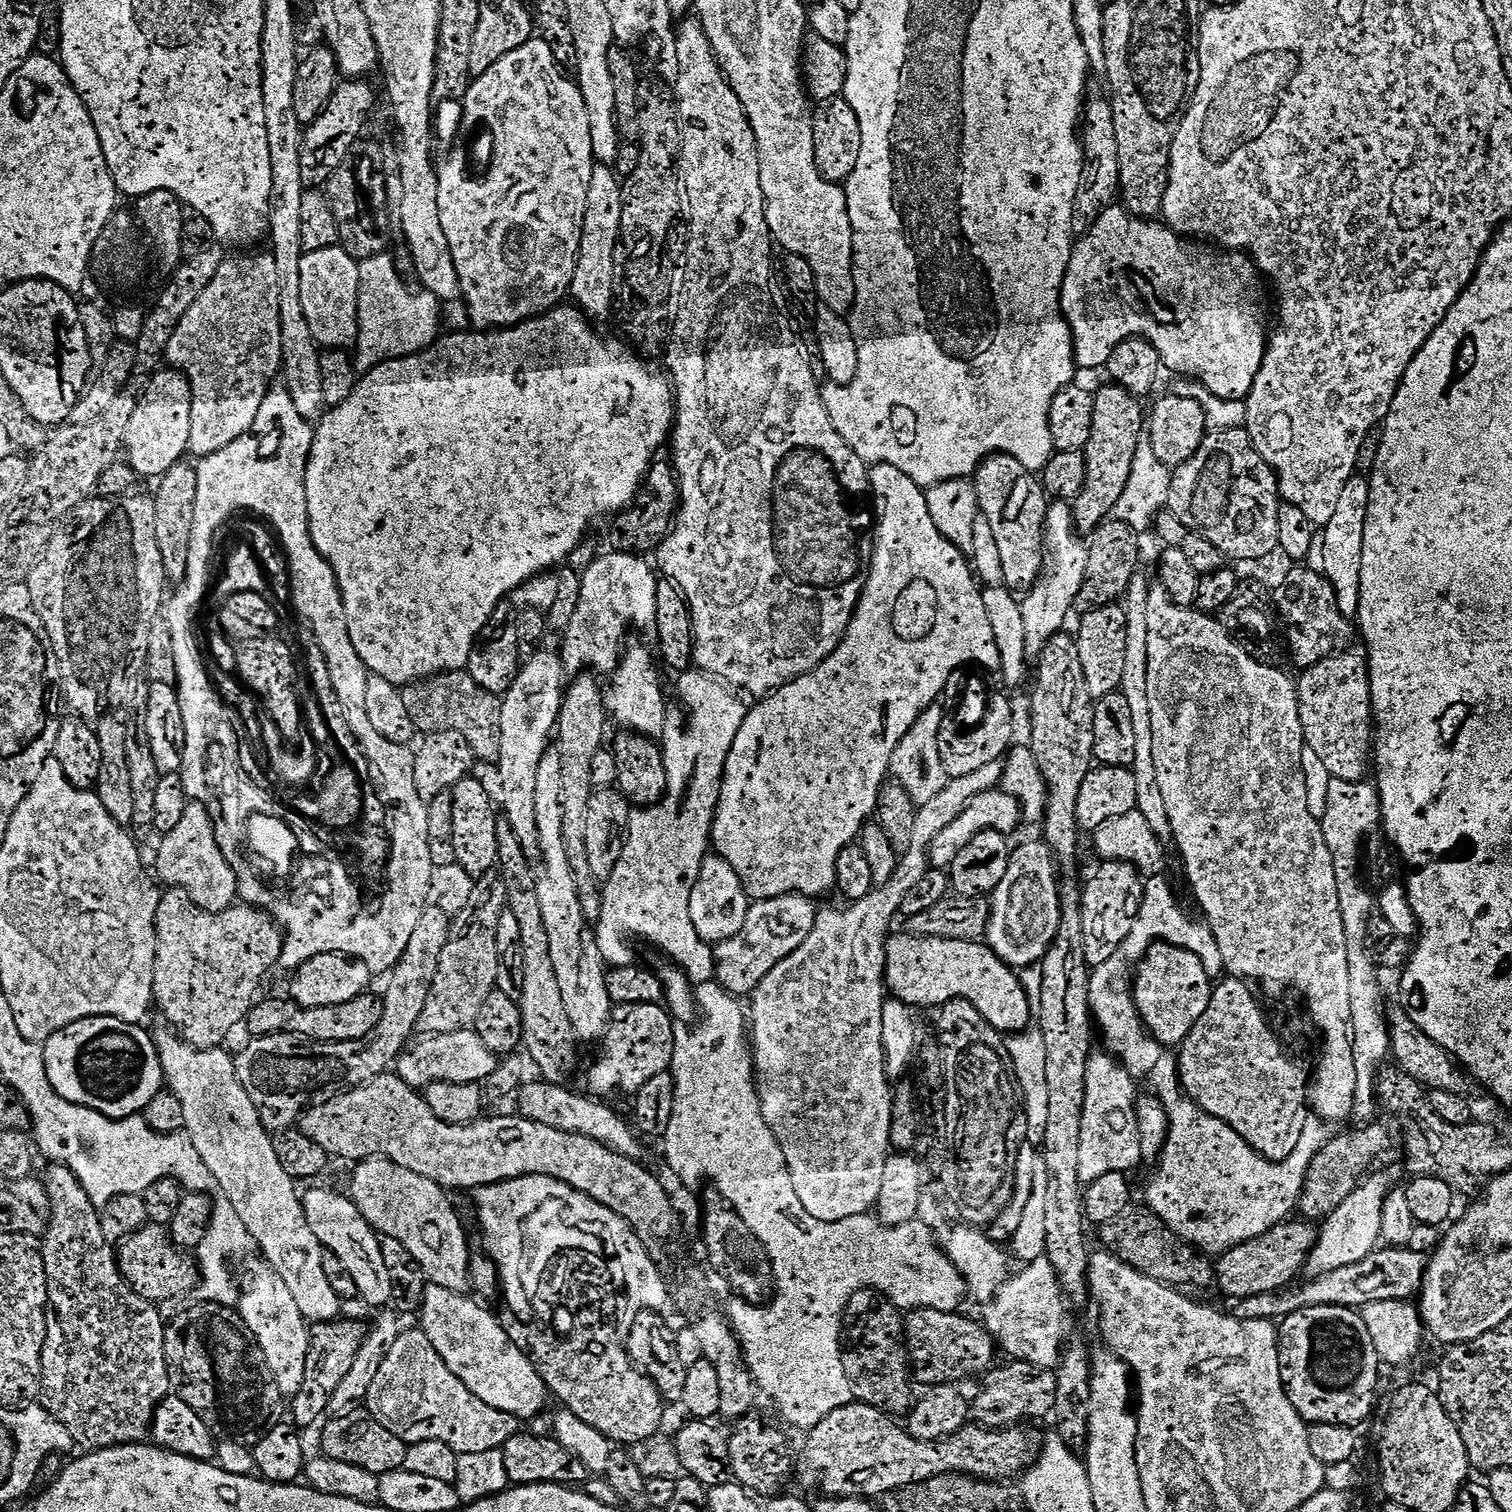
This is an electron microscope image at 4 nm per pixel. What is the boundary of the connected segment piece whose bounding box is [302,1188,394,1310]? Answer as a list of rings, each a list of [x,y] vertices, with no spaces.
[[[312,1188],[307,1193],[306,1191],[303,1193],[302,1196],[302,1203],[304,1205],[304,1213],[306,1214],[306,1222],[310,1226],[310,1230],[313,1232],[313,1234],[316,1236],[316,1243],[320,1245],[321,1249],[327,1250],[328,1248],[330,1251],[333,1252],[331,1254],[334,1257],[334,1260],[336,1263],[340,1264],[341,1267],[344,1268],[345,1272],[354,1280],[357,1286],[357,1290],[359,1292],[359,1299],[364,1299],[366,1303],[373,1304],[375,1307],[374,1309],[380,1310],[385,1307],[389,1302],[387,1302],[388,1299],[393,1299],[394,1296],[394,1285],[392,1282],[392,1274],[388,1270],[388,1264],[386,1261],[384,1261],[384,1255],[382,1254],[382,1250],[380,1249],[380,1245],[382,1243],[381,1237],[377,1235],[377,1233],[372,1231],[372,1228],[370,1225],[367,1224],[367,1222],[362,1218],[362,1214],[358,1211],[356,1208],[356,1204],[347,1196],[339,1196],[336,1192],[327,1192],[324,1188]]]

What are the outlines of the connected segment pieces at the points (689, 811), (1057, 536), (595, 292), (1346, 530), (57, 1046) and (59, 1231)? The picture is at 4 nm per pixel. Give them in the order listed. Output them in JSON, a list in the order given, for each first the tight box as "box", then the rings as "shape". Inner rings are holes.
[{"box":[594,670,742,985],"shape":[[[684,670],[679,673],[680,676],[676,680],[676,692],[680,695],[682,703],[688,707],[688,725],[685,726],[684,732],[680,728],[672,728],[672,726],[665,727],[664,735],[662,737],[662,751],[664,754],[665,766],[665,780],[668,783],[667,794],[660,797],[659,801],[651,806],[636,806],[628,813],[628,831],[624,833],[624,849],[618,858],[618,866],[614,866],[614,870],[610,874],[610,878],[603,881],[602,888],[604,888],[604,901],[600,904],[600,925],[595,925],[594,935],[596,937],[596,945],[600,951],[600,956],[604,959],[605,965],[621,968],[627,964],[633,963],[634,956],[628,949],[628,944],[624,941],[624,936],[641,936],[644,940],[649,940],[652,944],[657,944],[686,975],[692,979],[693,985],[707,984],[713,979],[716,973],[716,959],[714,957],[713,945],[708,941],[703,940],[698,934],[698,930],[694,930],[694,922],[690,922],[690,894],[692,893],[692,883],[696,880],[696,875],[700,869],[700,864],[703,862],[710,841],[712,839],[712,819],[715,816],[716,802],[720,797],[720,779],[724,776],[724,762],[728,756],[730,746],[736,737],[736,732],[740,729],[740,722],[742,719],[742,708],[740,712],[740,700],[733,694],[721,681],[717,680],[715,676],[710,676],[706,672],[699,670]]]},{"box":[1020,502,1088,657],"shape":[[[1064,502],[1048,505],[1048,516],[1044,520],[1044,544],[1046,547],[1046,569],[1048,573],[1028,592],[1028,597],[1020,600],[1022,626],[1025,627],[1025,657],[1035,657],[1050,638],[1061,631],[1068,611],[1074,608],[1082,588],[1086,572],[1088,545],[1078,533],[1078,525],[1072,517],[1071,507]]]},{"box":[570,167,624,314],"shape":[[[593,167],[590,178],[590,194],[586,194],[586,218],[582,226],[582,242],[577,252],[577,269],[570,296],[575,307],[585,314],[592,312],[611,313],[614,298],[614,254],[620,242],[622,226],[622,202],[624,189],[611,167]]]},{"box":[1323,474,1369,618],"shape":[[[1354,474],[1342,486],[1342,494],[1338,494],[1336,503],[1332,505],[1330,522],[1323,525],[1324,532],[1324,576],[1334,586],[1334,594],[1338,598],[1338,610],[1349,618],[1360,611],[1360,583],[1362,582],[1362,542],[1368,517],[1369,481]]]},{"box":[42,1016,166,1120],"shape":[[[113,1016],[82,1018],[48,1037],[42,1048],[42,1063],[54,1091],[66,1098],[66,1102],[86,1106],[111,1120],[125,1120],[127,1116],[143,1113],[144,1108],[150,1106],[150,1098],[157,1096],[166,1084],[153,1033],[140,1024],[128,1024]]]},{"box":[38,1186,169,1450],"shape":[[[71,1186],[72,1188],[48,1188],[48,1203],[50,1205],[50,1215],[48,1217],[48,1227],[42,1233],[42,1243],[39,1245],[40,1256],[44,1259],[44,1283],[48,1290],[48,1302],[46,1305],[50,1315],[46,1320],[46,1331],[42,1336],[42,1347],[40,1350],[40,1370],[38,1373],[39,1383],[44,1384],[44,1400],[42,1407],[49,1412],[52,1417],[66,1428],[70,1434],[73,1445],[84,1450],[95,1450],[97,1448],[112,1448],[115,1444],[135,1444],[143,1441],[146,1436],[146,1429],[149,1427],[152,1411],[157,1404],[169,1395],[168,1371],[164,1361],[164,1329],[165,1321],[160,1321],[160,1316],[156,1313],[157,1305],[141,1298],[133,1296],[128,1291],[124,1279],[120,1276],[120,1271],[116,1268],[116,1262],[111,1251],[107,1252],[106,1241],[100,1221],[98,1219],[98,1208],[92,1199],[86,1194],[84,1188]]]}]

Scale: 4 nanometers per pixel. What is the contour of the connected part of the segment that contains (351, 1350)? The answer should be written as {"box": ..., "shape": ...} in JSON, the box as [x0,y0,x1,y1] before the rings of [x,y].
{"box":[290,1318,366,1429],"shape":[[[337,1318],[311,1325],[308,1334],[304,1381],[298,1394],[290,1400],[293,1420],[291,1423],[297,1429],[310,1427],[327,1410],[328,1402],[330,1406],[330,1401],[338,1390],[338,1382],[341,1382],[342,1378],[348,1374],[354,1360],[358,1357],[359,1347],[362,1346],[366,1335],[365,1321],[344,1319]]]}

